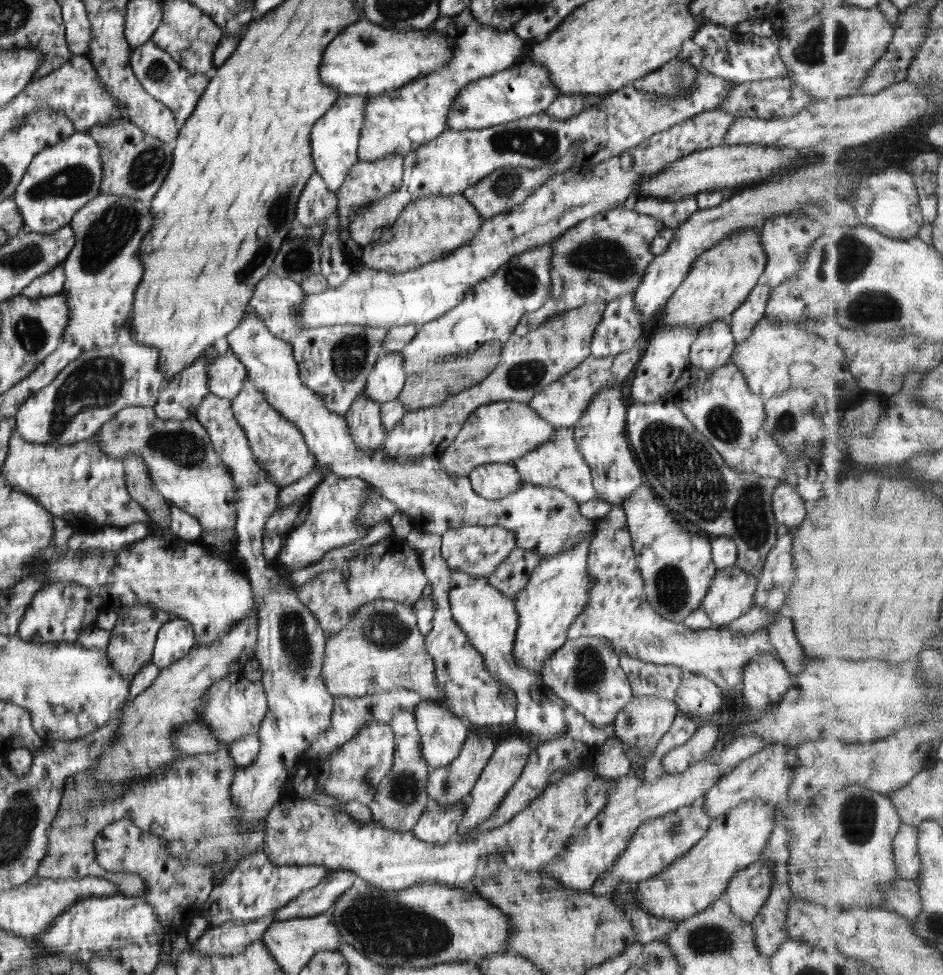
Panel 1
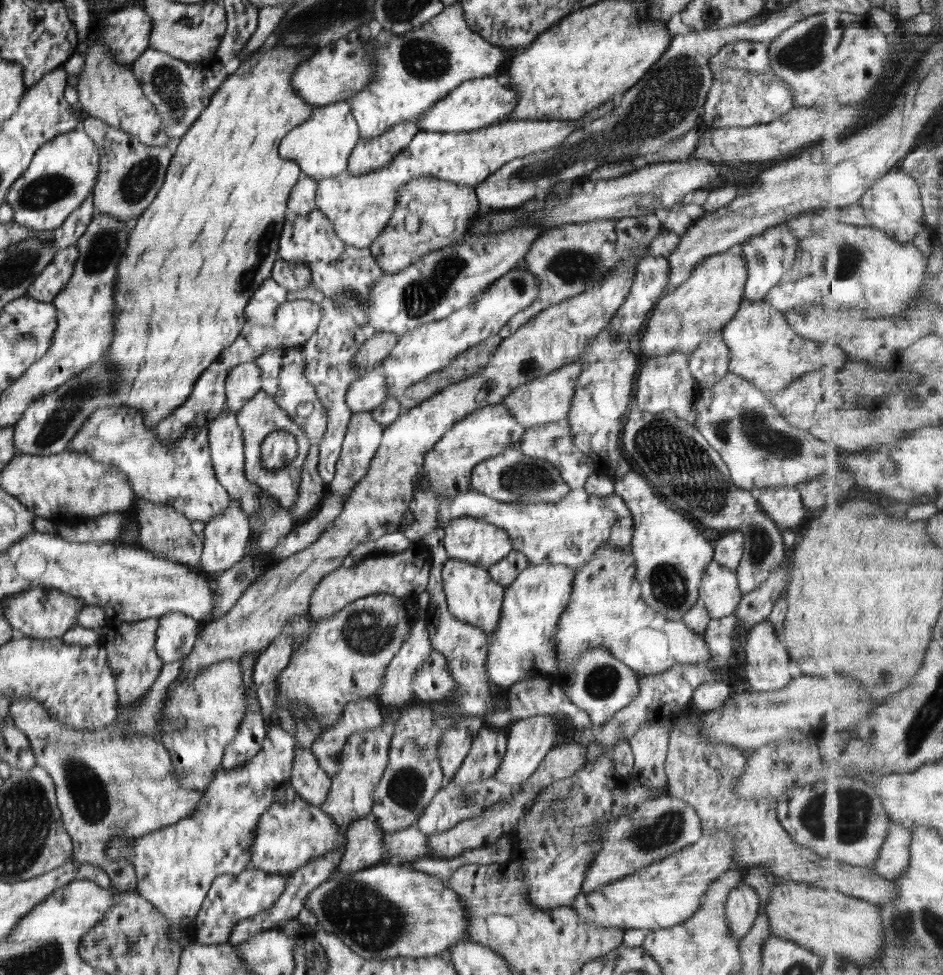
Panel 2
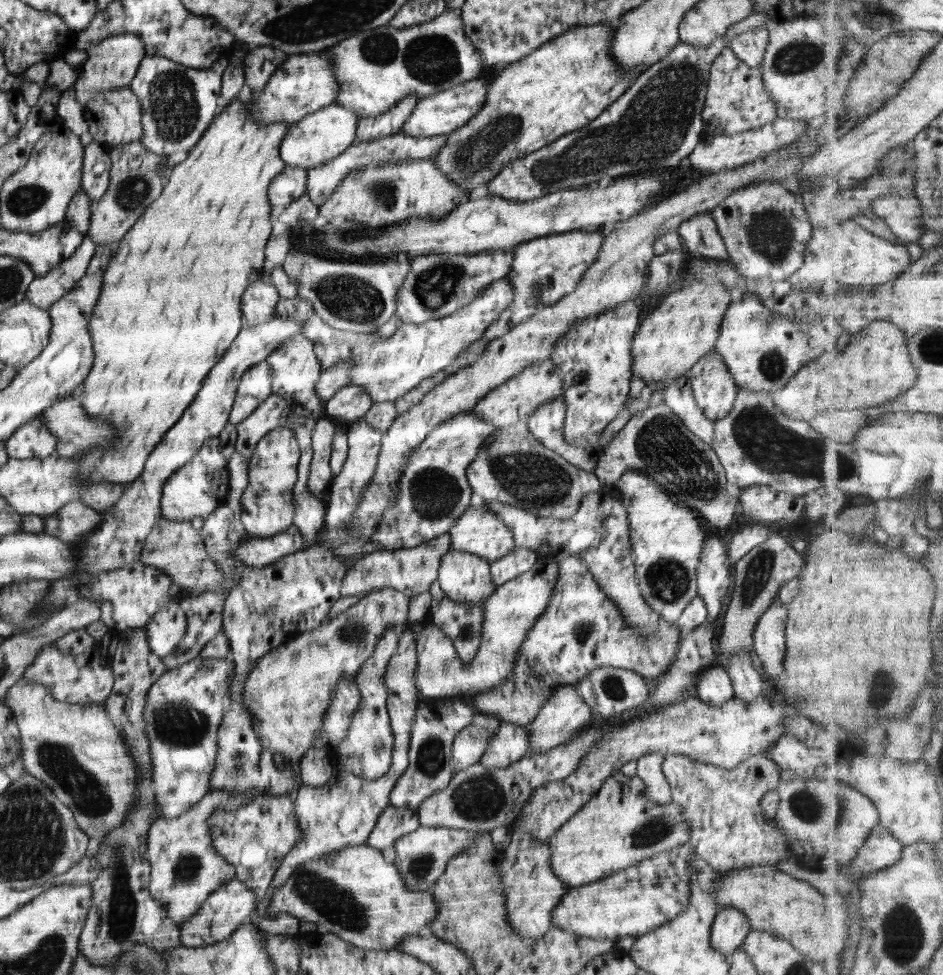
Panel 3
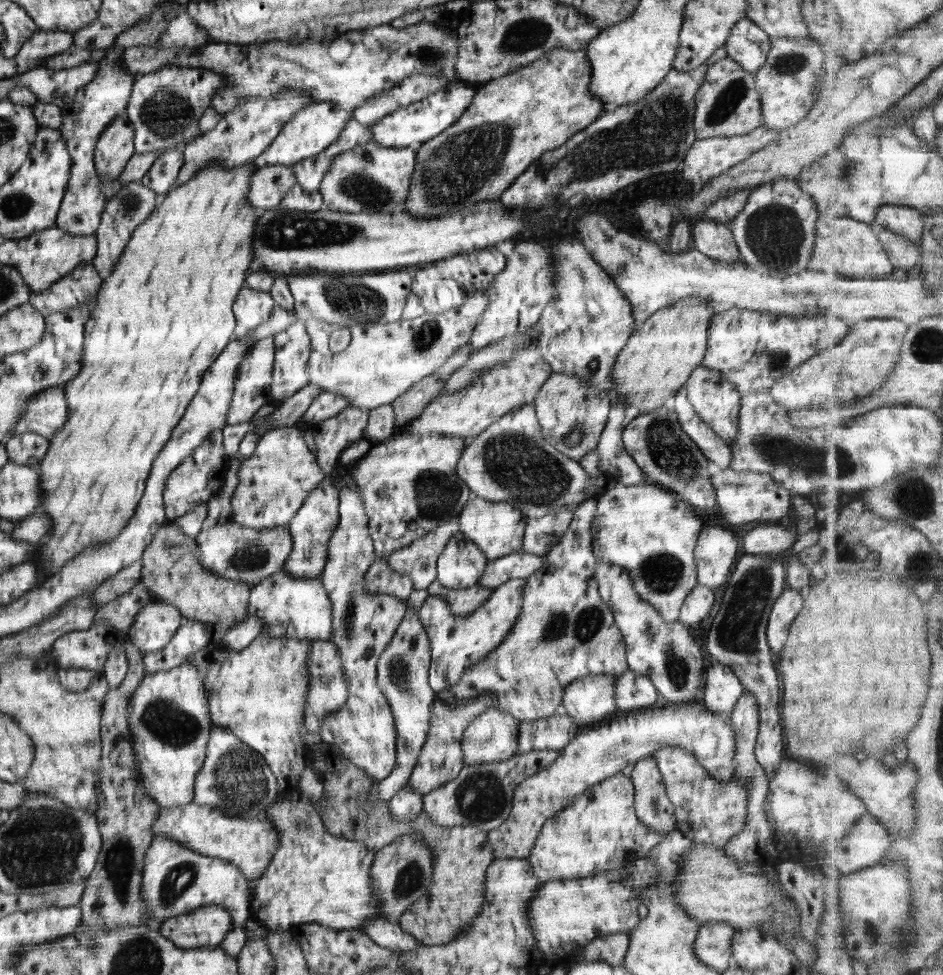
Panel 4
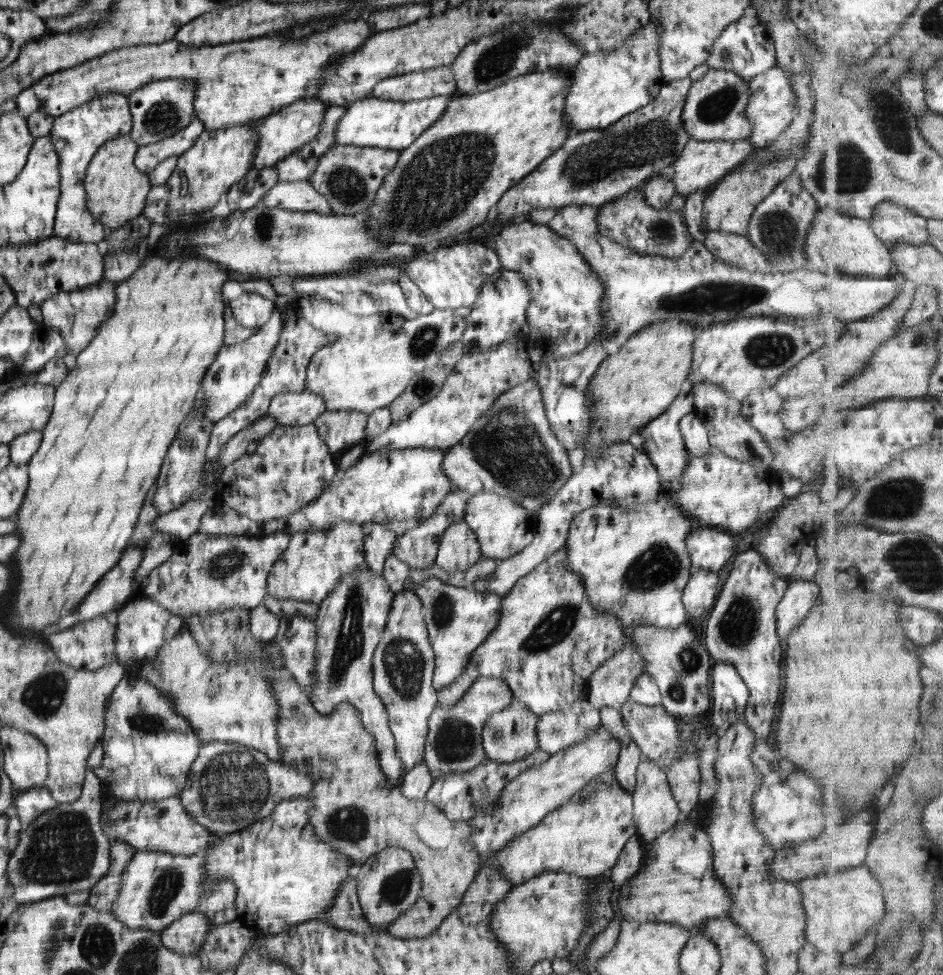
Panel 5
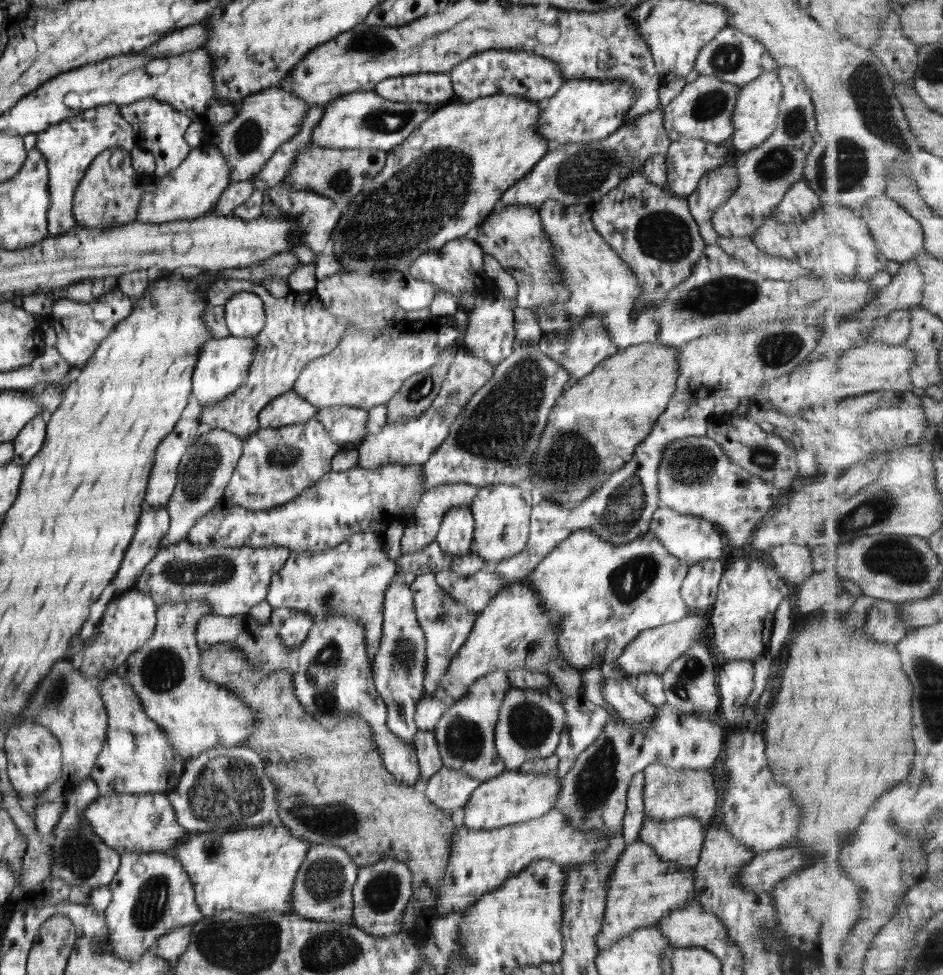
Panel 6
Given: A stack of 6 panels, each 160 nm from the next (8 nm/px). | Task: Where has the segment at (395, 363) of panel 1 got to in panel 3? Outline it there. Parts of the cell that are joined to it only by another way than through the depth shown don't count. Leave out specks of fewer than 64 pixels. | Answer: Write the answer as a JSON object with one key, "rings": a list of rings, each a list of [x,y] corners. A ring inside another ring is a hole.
{"rings":[[[349,383],[323,402],[323,415],[329,419],[352,422],[362,418],[371,406],[371,398],[364,388]]]}

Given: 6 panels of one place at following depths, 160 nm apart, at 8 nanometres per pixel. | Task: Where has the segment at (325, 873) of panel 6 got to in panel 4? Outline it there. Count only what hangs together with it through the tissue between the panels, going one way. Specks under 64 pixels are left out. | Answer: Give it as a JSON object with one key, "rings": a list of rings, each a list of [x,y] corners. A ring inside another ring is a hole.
{"rings":[[[372,918],[364,922],[361,932],[365,933],[377,946],[388,948],[389,950],[415,950],[420,946],[420,942],[404,933],[396,922],[385,920],[385,918]]]}

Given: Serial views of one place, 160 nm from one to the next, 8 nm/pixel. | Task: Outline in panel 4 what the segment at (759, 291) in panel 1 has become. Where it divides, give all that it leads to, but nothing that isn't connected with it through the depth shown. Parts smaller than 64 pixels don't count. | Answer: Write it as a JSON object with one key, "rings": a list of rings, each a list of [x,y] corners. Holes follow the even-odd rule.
{"rings":[[[779,177],[752,187],[742,209],[725,225],[736,244],[740,261],[763,275],[786,277],[806,270],[818,215],[815,203],[798,187],[795,179]]]}

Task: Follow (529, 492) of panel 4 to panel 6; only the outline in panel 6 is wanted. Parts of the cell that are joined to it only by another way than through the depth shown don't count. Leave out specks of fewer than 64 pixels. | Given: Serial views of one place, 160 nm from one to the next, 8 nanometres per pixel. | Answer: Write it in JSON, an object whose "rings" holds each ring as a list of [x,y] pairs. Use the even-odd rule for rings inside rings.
{"rings":[[[515,344],[513,351],[507,358],[501,360],[496,364],[494,373],[489,382],[486,382],[483,386],[480,386],[473,394],[471,399],[467,402],[467,405],[463,407],[463,411],[459,413],[457,418],[449,425],[448,435],[443,442],[429,455],[429,458],[422,464],[422,475],[424,482],[422,482],[422,492],[430,489],[434,486],[443,486],[447,482],[462,483],[463,485],[476,486],[477,488],[487,487],[489,485],[506,484],[507,486],[519,486],[526,487],[528,490],[534,486],[527,486],[531,482],[529,474],[534,472],[532,466],[529,466],[530,459],[533,456],[533,452],[537,450],[537,444],[539,444],[542,430],[547,422],[549,411],[551,407],[555,405],[555,400],[562,393],[562,390],[569,384],[569,375],[562,366],[559,366],[554,360],[551,360],[546,354],[540,352],[537,346],[523,346],[521,344]]]}

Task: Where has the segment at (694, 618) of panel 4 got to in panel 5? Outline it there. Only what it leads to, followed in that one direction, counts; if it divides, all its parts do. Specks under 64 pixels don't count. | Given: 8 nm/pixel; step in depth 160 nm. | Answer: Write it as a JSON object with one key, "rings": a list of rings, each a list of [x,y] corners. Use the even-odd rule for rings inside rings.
{"rings":[[[692,567],[680,596],[688,619],[706,615],[712,608],[717,591],[717,575],[710,570]]]}

